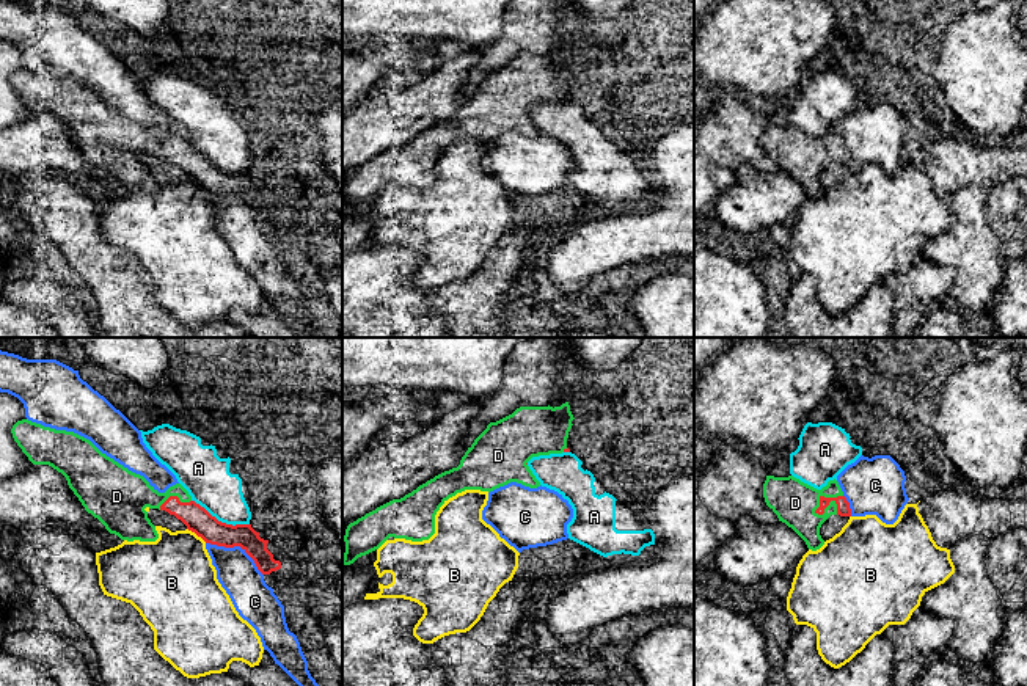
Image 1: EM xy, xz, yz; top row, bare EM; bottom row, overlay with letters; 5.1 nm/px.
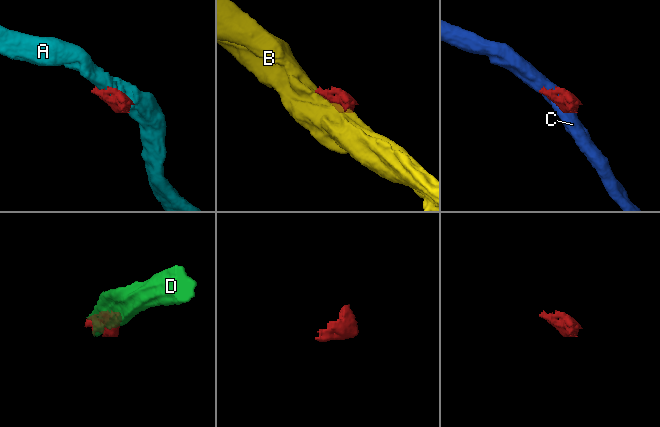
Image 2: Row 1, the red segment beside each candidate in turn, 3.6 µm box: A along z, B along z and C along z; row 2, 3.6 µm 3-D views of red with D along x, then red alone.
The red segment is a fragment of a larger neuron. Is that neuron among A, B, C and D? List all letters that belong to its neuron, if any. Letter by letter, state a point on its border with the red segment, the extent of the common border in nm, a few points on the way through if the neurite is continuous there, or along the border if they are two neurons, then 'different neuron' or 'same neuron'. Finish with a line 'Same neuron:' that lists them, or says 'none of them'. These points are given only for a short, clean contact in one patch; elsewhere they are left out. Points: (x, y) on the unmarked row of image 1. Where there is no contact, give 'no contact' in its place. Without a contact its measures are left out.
A: meets red in xy at (220, 170); contact 320 nm long; border along xy (192, 148), (222, 170), (248, 173); different neuron
B: meets red in xy at (197, 182); contact 130 nm long; different neuron
C: meets red in xy at (237, 193); contact 340 nm long; different neuron
D: meets red in yz at (828, 153); contact 180 nm long; same neuron
Same neuron: D

